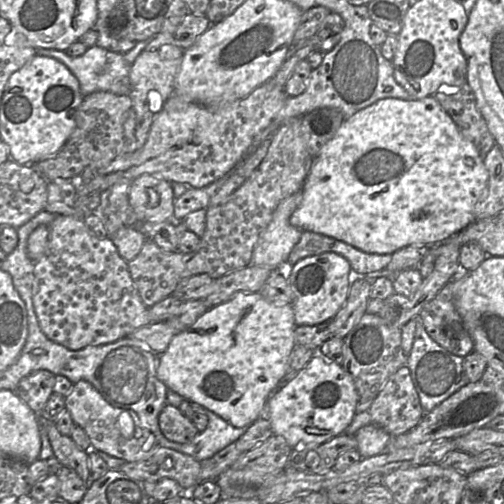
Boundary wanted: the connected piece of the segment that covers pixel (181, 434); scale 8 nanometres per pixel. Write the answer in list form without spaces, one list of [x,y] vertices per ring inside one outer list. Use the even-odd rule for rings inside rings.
[[[166,404],[159,415],[159,427],[170,441],[188,443],[198,434],[198,429],[178,407]]]

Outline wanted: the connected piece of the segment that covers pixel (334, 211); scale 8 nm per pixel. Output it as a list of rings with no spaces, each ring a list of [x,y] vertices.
[[[429,95],[420,99],[383,98],[346,118],[334,137],[315,157],[302,186],[302,200],[290,223],[302,231],[312,231],[343,241],[367,253],[393,254],[410,245],[437,245],[475,221],[475,206],[485,195],[488,171],[474,144],[459,130],[441,104]]]

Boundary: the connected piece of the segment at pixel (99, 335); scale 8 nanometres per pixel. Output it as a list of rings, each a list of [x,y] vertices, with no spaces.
[[[58,214],[50,224],[43,257],[35,264],[33,277],[33,307],[45,336],[70,350],[102,345],[129,337],[137,329],[151,324],[148,309],[132,281],[128,263],[119,255],[110,238],[94,236],[83,220]]]

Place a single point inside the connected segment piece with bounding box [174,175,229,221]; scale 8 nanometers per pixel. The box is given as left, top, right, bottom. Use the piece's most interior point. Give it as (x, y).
(193, 199)

